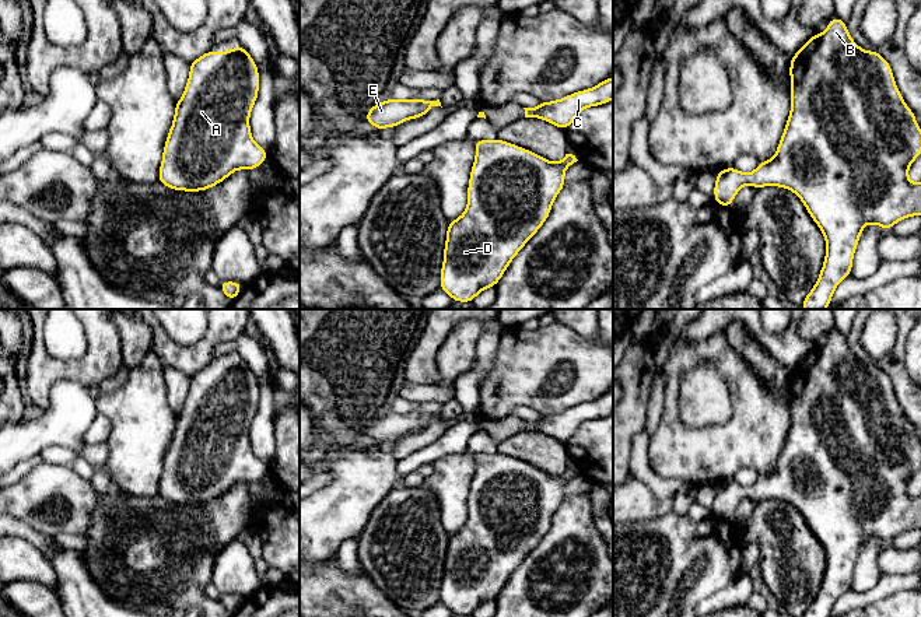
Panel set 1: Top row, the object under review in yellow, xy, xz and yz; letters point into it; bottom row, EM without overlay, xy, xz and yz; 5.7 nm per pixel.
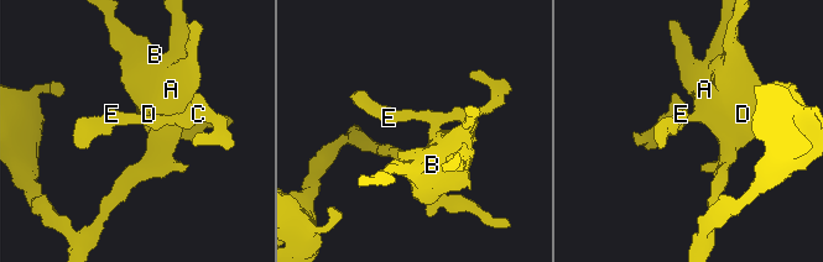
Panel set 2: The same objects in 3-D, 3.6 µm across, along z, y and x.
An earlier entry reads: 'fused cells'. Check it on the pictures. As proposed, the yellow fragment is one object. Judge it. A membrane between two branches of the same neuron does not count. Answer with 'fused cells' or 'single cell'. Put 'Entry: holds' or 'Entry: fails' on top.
Entry: fails
single cell

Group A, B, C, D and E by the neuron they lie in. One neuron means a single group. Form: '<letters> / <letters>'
A B C D E

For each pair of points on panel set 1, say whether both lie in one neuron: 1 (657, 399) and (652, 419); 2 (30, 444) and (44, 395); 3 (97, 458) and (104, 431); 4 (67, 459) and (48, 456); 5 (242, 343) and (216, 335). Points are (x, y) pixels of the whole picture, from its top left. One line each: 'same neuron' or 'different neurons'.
1: same neuron
2: different neurons
3: different neurons
4: same neuron
5: different neurons

